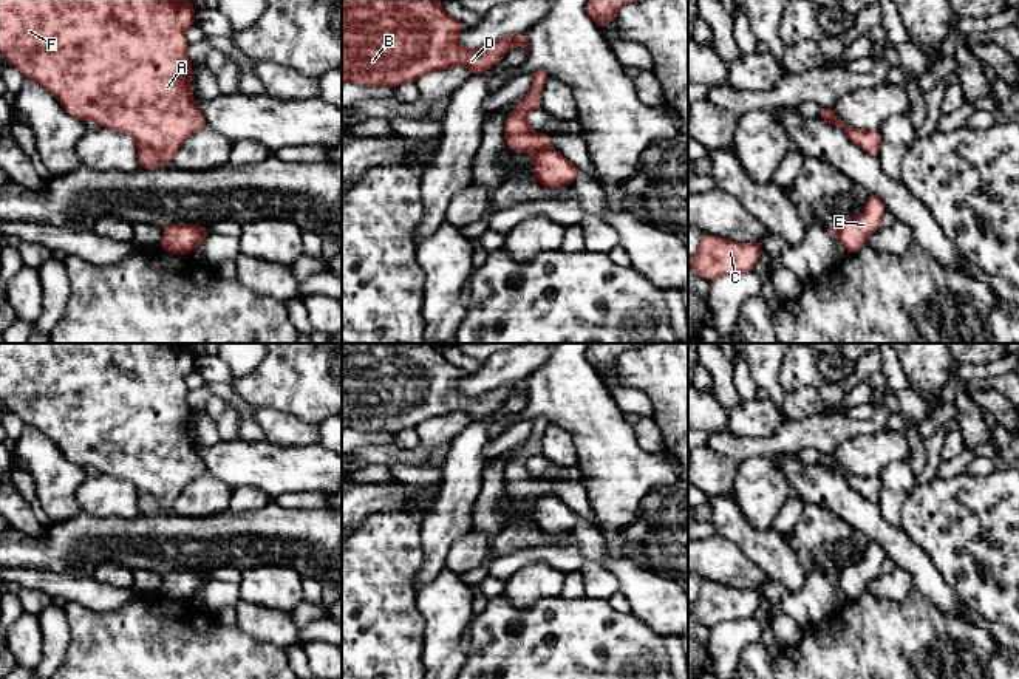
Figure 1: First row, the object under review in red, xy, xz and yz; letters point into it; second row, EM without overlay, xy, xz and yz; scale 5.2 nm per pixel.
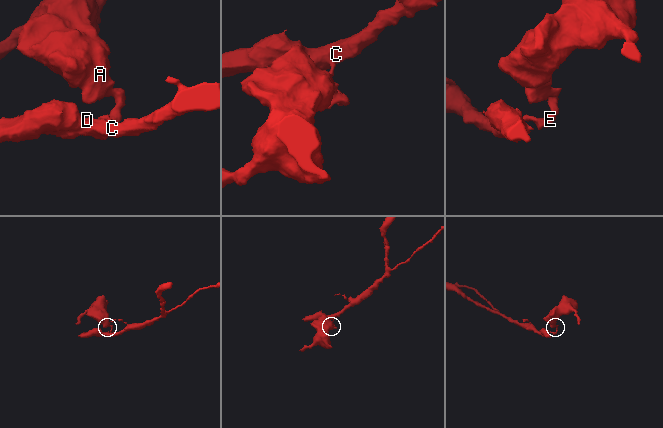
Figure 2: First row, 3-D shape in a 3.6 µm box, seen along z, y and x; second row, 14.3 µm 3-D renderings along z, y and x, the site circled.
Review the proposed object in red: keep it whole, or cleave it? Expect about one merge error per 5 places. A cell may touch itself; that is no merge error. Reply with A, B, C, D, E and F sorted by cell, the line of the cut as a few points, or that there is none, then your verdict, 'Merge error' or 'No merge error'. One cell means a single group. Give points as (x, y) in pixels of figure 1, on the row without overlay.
Groups: A E F / B C D. Split along xz (551, 494), (541, 495), (537, 500). Merge error

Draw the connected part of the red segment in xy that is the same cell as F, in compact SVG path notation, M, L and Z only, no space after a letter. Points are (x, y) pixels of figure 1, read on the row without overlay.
M0 343L0 398L8 411L17 415L25 425L40 430L73 464L130 481L138 492L141 515L152 517L169 512L184 487L207 473L204 461L193 447L193 411L187 402L186 379L195 370L195 356L187 343Z

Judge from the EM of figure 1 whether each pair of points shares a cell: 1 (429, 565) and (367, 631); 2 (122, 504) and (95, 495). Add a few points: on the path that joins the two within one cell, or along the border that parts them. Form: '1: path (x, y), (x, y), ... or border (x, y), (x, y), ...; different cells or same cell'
1: border (421, 545), (422, 562), (415, 574), (415, 590); different cells
2: path (116, 498), (101, 495); same cell

